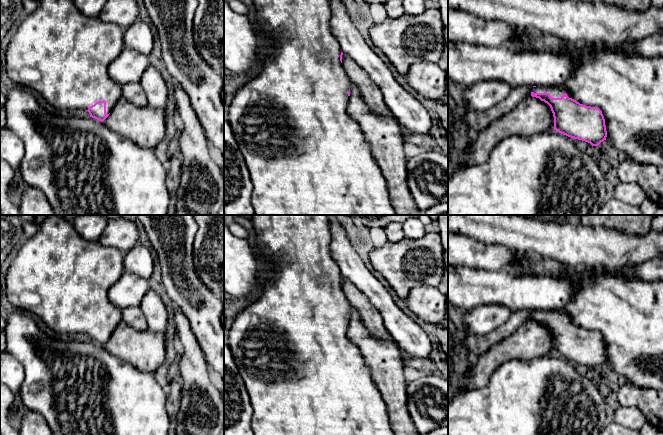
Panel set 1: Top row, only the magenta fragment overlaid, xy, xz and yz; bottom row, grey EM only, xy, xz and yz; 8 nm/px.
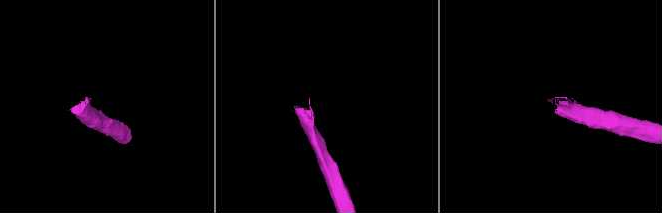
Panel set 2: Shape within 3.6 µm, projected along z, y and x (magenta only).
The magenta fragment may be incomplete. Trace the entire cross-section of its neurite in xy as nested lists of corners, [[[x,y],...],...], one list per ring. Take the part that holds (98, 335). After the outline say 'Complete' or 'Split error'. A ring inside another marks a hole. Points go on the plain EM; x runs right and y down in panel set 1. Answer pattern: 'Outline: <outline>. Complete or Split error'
Outline: [[[50,215],[30,238],[18,246],[5,279],[4,295],[17,310],[37,315],[50,329],[61,334],[87,334],[90,341],[103,346],[121,321],[121,311],[108,298],[108,290],[125,272],[124,254],[102,245],[99,241],[85,240],[72,221],[63,216]]]. Split error

